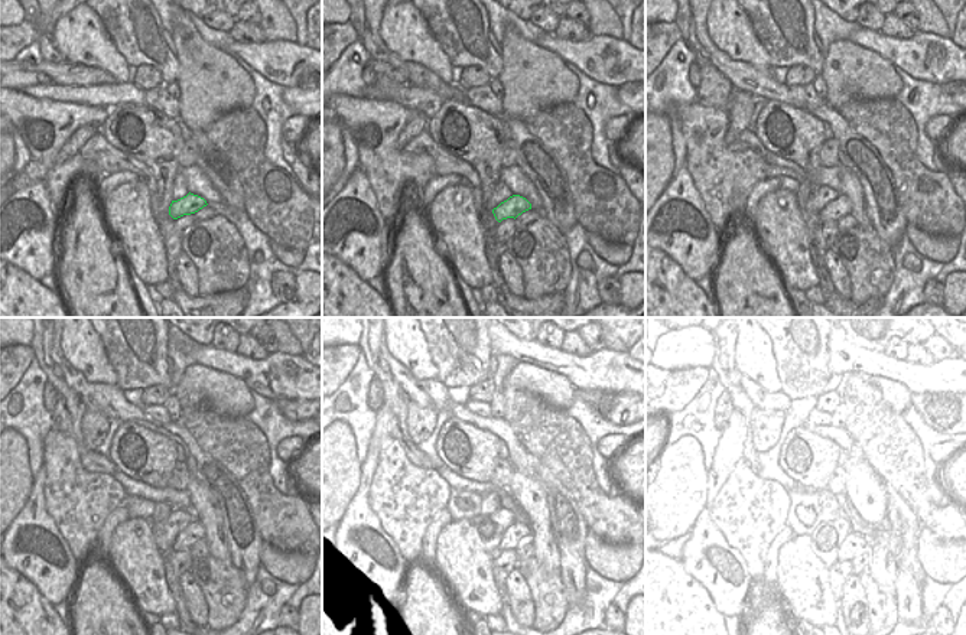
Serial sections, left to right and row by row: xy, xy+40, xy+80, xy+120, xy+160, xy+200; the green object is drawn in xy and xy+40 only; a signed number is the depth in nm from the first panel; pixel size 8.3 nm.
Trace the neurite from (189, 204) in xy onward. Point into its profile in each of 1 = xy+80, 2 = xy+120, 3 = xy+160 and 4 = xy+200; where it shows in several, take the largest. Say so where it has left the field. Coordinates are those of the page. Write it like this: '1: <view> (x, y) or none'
1: xy+80 (839, 207)
2: xy+120 (191, 533)
3: xy+160 (517, 534)
4: xy+200 (854, 544)

